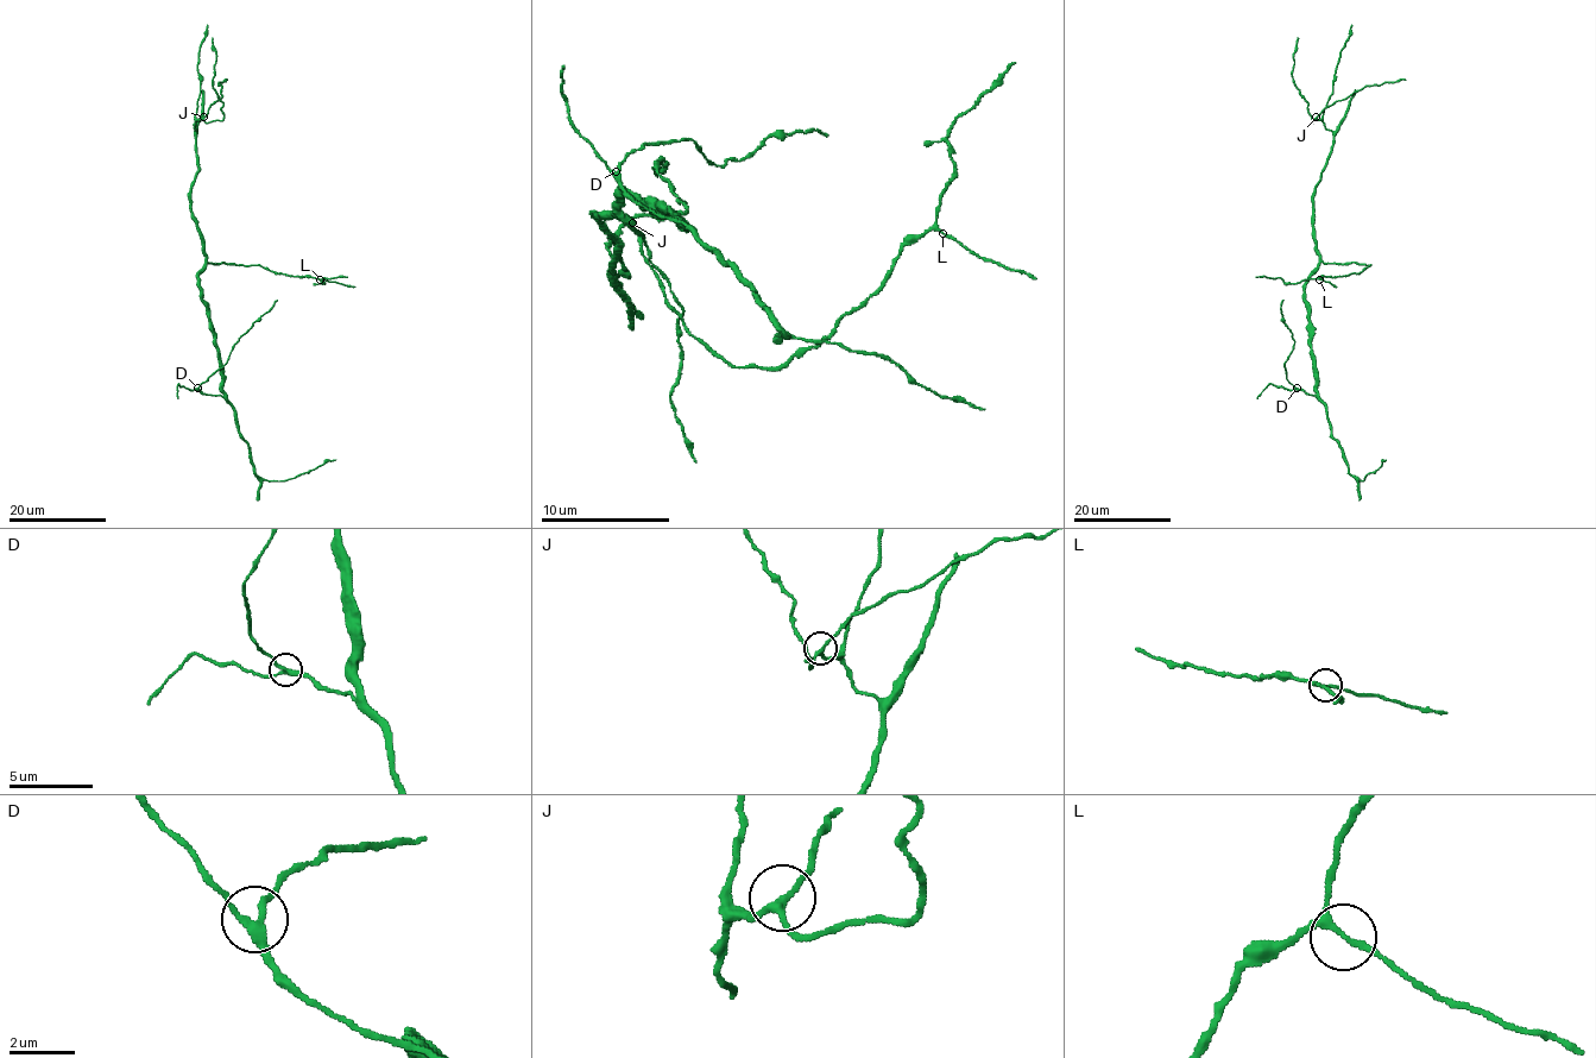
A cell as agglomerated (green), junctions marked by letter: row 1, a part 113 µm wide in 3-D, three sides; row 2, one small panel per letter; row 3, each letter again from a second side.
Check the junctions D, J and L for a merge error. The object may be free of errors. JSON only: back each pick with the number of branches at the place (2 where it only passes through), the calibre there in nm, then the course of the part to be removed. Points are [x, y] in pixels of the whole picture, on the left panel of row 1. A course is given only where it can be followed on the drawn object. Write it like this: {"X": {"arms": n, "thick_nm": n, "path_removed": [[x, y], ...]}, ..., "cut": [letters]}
{"cut": []}

